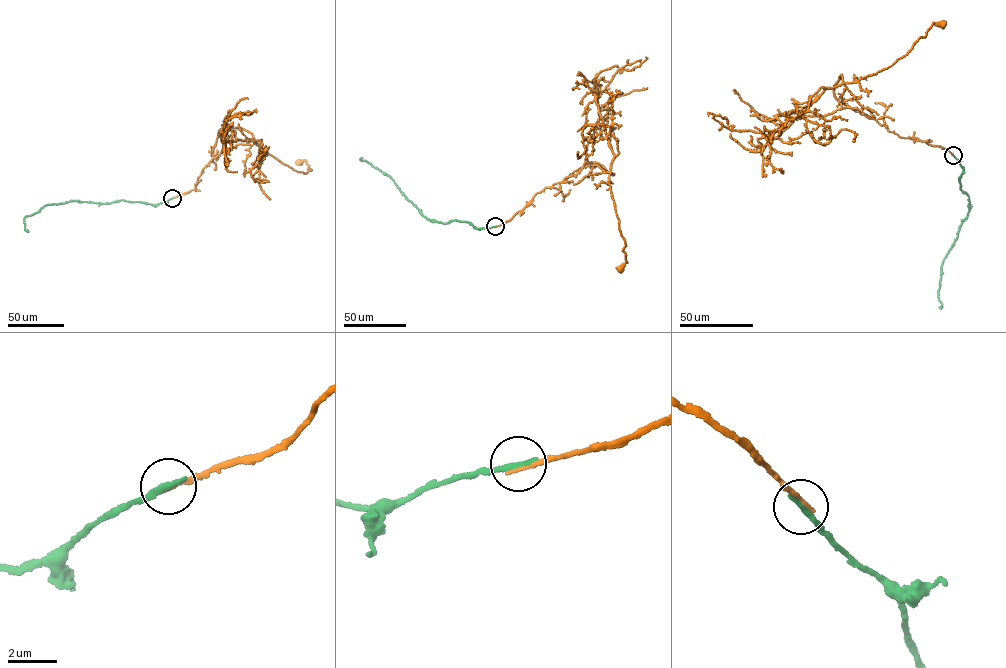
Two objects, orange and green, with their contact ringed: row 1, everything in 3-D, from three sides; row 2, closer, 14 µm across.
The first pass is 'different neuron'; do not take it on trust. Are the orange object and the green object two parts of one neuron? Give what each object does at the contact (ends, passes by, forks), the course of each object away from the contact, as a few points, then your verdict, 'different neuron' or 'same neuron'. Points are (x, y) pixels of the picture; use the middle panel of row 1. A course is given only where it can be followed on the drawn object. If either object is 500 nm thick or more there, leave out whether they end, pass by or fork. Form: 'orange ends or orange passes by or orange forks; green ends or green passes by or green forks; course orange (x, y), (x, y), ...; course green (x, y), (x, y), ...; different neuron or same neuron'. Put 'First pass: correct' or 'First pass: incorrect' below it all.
orange ends; green ends; course orange (495, 226), (510, 220), (536, 193), (596, 162), (614, 174), (610, 172), (608, 183), (625, 242), (621, 269); course green (495, 226), (477, 228), (469, 222), (455, 220), (444, 224), (430, 220), (407, 199), (390, 177), (361, 158); same neuron
First pass: incorrect

